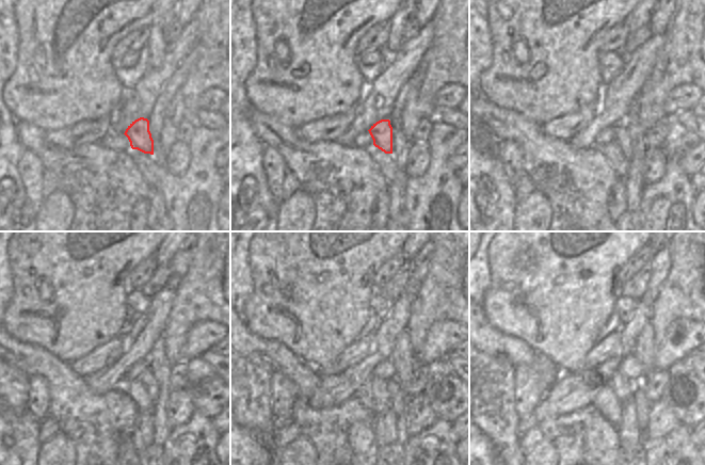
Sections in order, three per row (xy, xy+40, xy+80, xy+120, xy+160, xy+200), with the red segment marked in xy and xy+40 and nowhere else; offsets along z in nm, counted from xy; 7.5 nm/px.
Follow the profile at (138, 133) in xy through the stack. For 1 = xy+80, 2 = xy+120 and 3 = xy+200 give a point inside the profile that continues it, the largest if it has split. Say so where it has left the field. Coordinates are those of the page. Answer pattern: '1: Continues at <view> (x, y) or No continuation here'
1: Continues at xy+80 (622, 139)
2: Continues at xy+120 (147, 378)
3: Continues at xy+200 (642, 404)

